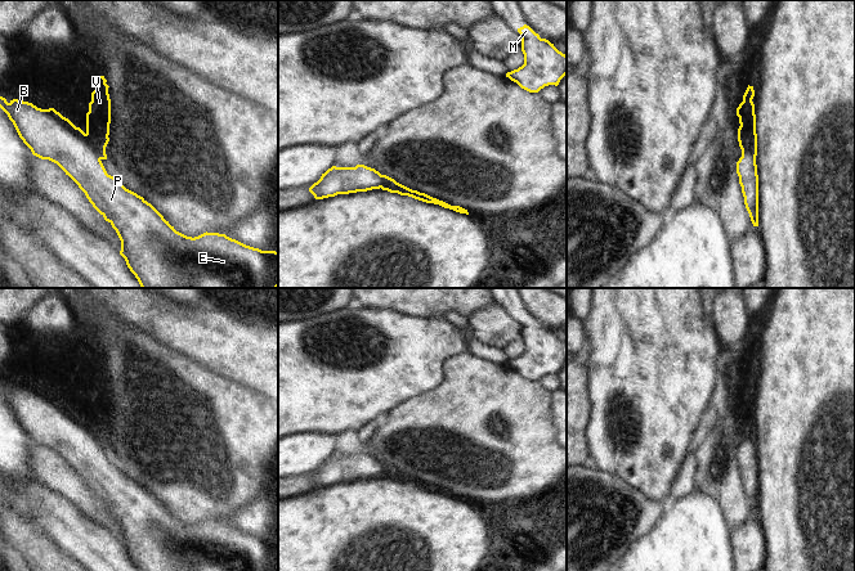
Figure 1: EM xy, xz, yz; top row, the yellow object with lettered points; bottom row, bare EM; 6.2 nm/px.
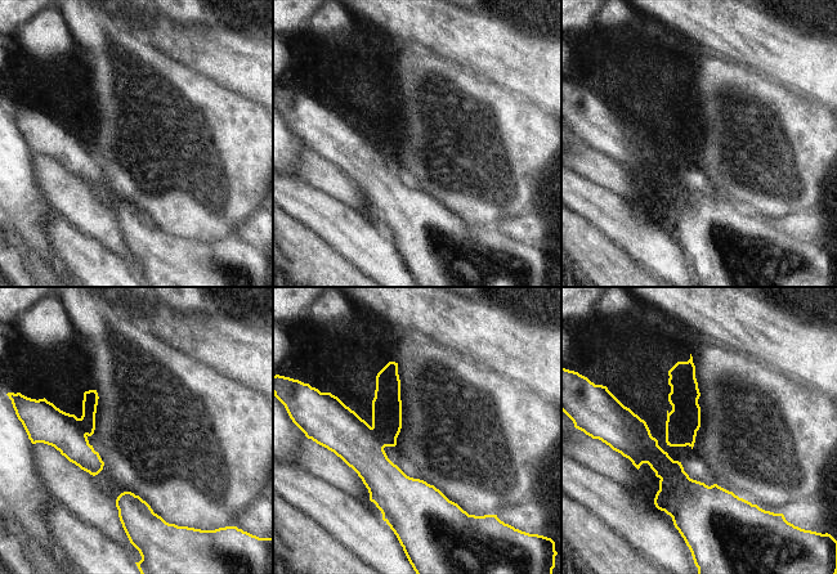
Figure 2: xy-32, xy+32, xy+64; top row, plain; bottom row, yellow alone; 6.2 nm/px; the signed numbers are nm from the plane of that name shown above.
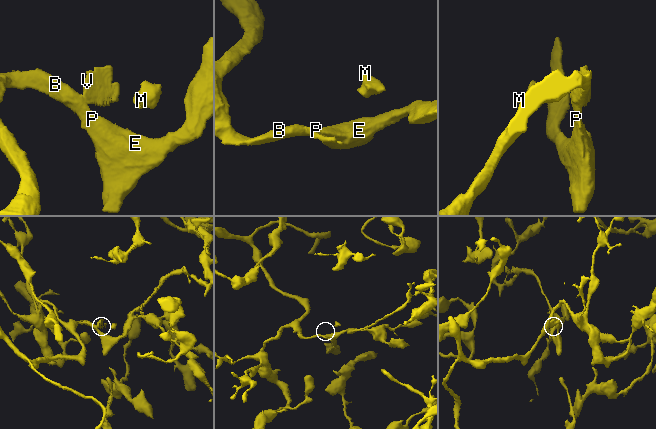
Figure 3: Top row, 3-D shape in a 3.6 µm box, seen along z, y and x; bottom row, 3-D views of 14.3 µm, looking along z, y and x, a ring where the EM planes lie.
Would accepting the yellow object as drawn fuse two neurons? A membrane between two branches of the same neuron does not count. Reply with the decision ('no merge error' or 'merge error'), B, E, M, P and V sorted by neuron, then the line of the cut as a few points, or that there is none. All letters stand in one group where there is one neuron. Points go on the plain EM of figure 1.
merge error | B E M P / V | xy (85, 422), (93, 439), (101, 446)

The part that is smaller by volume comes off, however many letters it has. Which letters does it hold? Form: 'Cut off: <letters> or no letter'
Cut off: V

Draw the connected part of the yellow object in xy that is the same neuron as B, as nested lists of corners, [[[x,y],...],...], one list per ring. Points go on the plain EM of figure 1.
[[[0,385],[0,396],[8,403],[32,442],[57,451],[85,481],[93,495],[112,513],[121,529],[120,543],[139,571],[278,571],[278,540],[246,534],[225,522],[206,520],[192,526],[176,520],[151,491],[107,462],[88,423],[54,396],[41,397],[18,387],[8,391],[3,385]]]

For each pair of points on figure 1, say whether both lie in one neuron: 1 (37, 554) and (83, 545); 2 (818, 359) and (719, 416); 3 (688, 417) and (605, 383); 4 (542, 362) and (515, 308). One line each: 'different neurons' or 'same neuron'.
1: different neurons
2: different neurons
3: same neuron
4: same neuron

